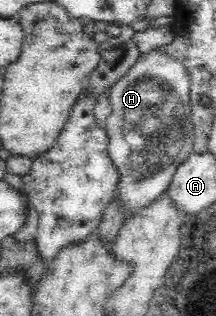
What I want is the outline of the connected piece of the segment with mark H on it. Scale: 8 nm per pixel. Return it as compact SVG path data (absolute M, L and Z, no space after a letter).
M158 47L150 49L146 52L141 52L138 58L133 62L133 65L128 69L124 76L121 76L107 92L107 99L110 106L110 111L107 115L105 129L107 132L106 152L110 156L110 163L114 164L114 169L118 170L118 186L113 194L113 200L119 202L120 211L124 221L130 219L134 215L138 215L144 207L150 206L156 198L164 195L167 188L173 180L176 170L188 159L190 154L193 154L194 135L193 124L191 121L191 102L190 102L190 69L186 69L186 65L182 65L182 61L170 56L166 52L166 47Z

